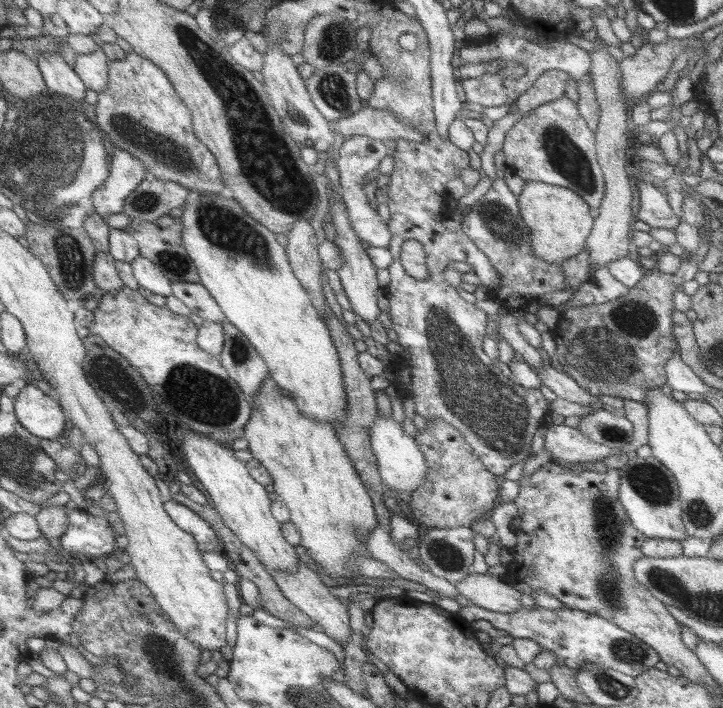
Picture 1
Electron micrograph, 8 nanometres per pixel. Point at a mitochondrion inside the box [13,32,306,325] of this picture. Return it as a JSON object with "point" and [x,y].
{"point":[167,151]}

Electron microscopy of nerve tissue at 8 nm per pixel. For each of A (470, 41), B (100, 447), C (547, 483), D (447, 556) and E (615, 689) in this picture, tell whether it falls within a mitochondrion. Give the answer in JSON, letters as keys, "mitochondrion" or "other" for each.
{"A":"other","B":"other","C":"other","D":"mitochondrion","E":"mitochondrion"}

